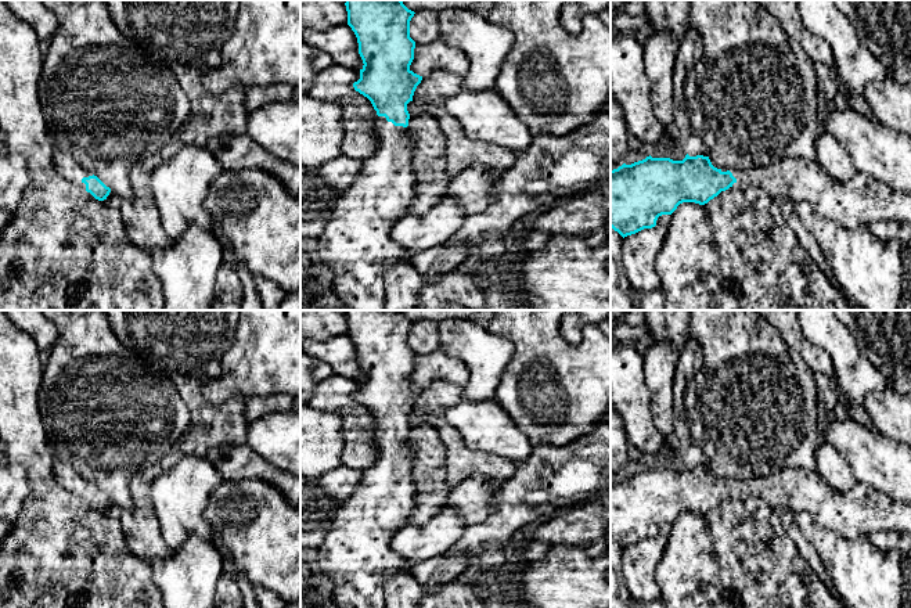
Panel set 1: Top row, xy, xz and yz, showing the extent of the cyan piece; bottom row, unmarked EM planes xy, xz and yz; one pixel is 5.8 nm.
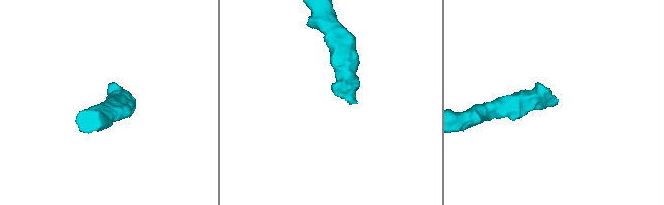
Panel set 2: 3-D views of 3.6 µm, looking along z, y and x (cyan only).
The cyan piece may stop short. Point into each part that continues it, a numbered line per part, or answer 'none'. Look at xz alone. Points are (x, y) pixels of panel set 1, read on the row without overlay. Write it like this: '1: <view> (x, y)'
1: xz (356, 553)

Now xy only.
1: xy (67, 477)

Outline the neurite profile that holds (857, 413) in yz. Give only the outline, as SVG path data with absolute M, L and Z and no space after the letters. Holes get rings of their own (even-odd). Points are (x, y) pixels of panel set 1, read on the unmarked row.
M849 404L847 413L850 420L878 432L864 404Z

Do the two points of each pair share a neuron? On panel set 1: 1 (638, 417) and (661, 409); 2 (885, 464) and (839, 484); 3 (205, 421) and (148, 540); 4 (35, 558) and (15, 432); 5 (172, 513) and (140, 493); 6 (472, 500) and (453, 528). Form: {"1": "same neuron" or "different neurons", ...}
{"1": "different neurons", "2": "different neurons", "3": "same neuron", "4": "same neuron", "5": "different neurons", "6": "different neurons"}

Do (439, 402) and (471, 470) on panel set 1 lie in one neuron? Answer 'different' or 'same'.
same

